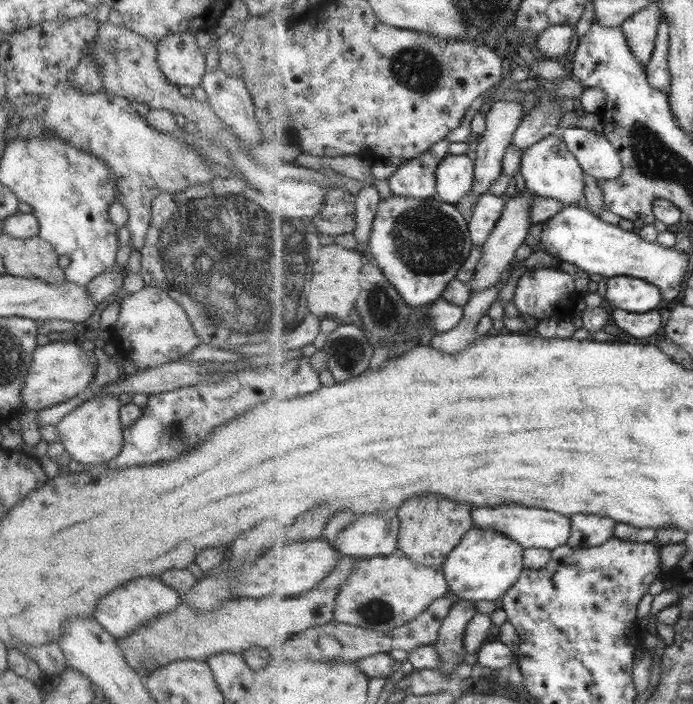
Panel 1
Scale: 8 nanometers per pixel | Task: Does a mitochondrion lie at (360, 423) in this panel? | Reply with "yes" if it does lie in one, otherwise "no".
no

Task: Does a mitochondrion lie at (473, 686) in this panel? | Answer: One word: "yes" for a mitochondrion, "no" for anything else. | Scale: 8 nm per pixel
no

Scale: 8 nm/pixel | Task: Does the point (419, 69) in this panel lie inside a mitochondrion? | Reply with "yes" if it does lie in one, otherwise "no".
yes

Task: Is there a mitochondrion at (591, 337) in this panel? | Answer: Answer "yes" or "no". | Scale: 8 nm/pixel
no

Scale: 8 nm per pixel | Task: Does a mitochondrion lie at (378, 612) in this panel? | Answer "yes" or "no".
yes

